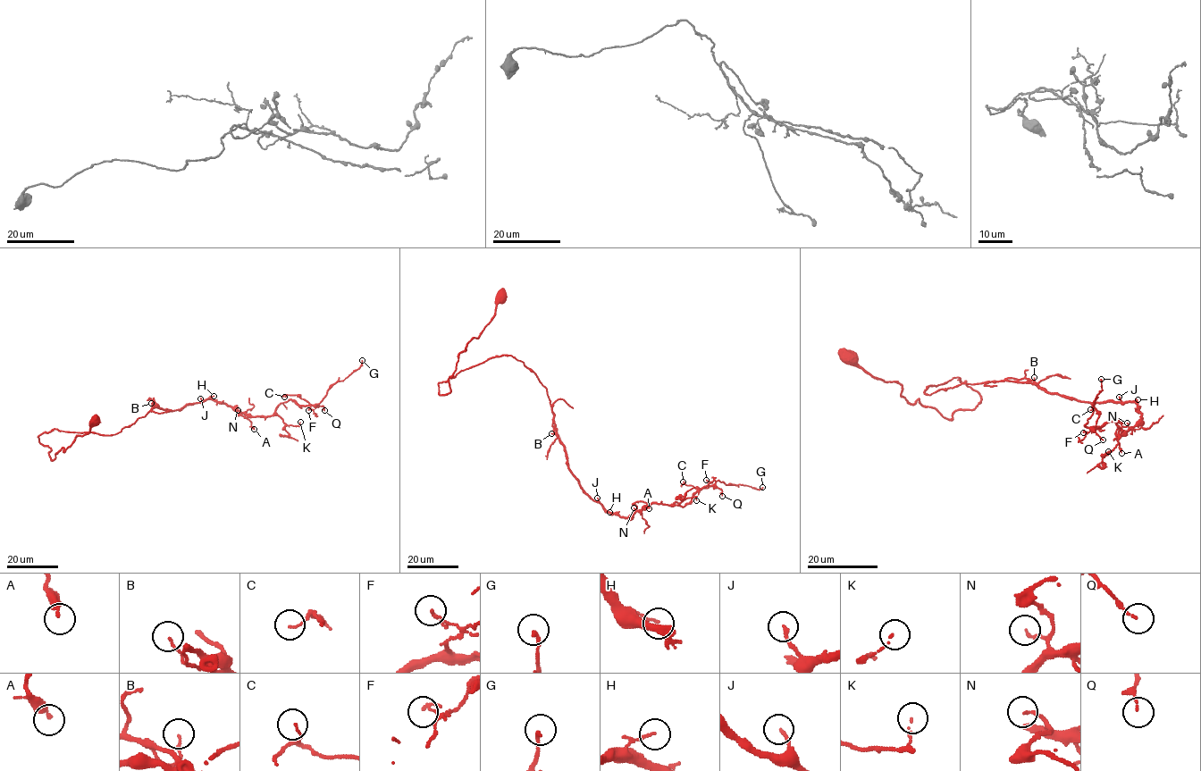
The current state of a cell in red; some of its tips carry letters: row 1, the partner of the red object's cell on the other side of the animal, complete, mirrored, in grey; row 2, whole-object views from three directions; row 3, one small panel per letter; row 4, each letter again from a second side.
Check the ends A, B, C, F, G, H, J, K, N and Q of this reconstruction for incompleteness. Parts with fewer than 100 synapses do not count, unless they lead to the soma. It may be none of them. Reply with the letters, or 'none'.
none

